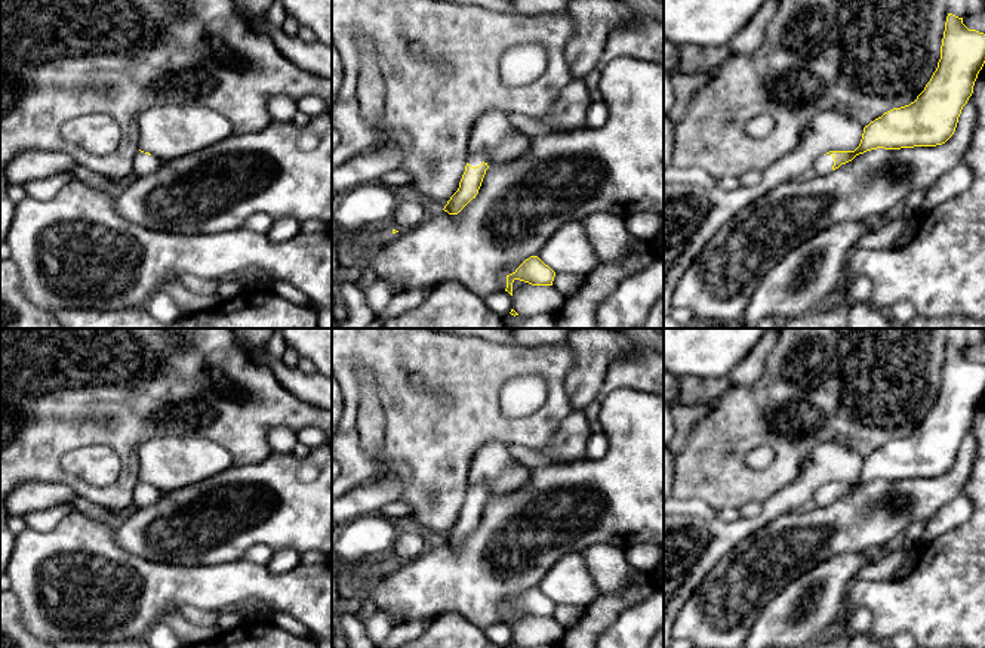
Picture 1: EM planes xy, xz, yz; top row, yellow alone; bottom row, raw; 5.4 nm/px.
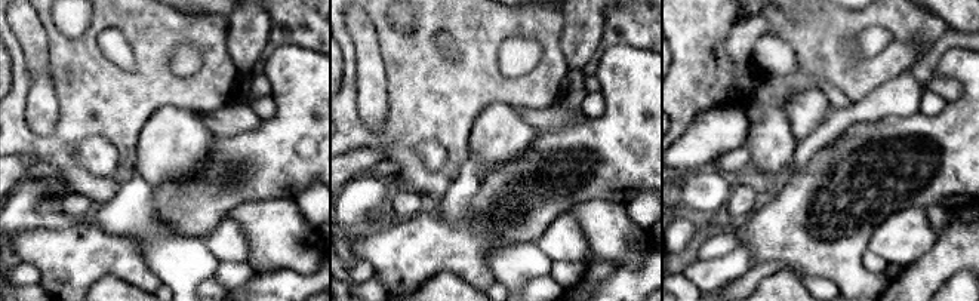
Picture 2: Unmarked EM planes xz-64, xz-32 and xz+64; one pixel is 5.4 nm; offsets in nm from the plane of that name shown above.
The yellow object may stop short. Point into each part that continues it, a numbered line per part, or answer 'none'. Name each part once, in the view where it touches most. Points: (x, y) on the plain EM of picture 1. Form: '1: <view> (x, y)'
1: yz (822, 497)

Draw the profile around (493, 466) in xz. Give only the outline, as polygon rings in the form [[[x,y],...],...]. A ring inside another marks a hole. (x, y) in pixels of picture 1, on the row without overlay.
[[[490,442],[477,450],[468,482],[486,485],[489,499],[502,499],[524,487],[530,476],[530,469],[515,460],[505,444]]]

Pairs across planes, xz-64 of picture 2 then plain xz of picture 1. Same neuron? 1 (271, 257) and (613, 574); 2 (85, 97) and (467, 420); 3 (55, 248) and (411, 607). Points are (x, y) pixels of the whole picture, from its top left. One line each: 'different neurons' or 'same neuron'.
1: same neuron
2: same neuron
3: same neuron

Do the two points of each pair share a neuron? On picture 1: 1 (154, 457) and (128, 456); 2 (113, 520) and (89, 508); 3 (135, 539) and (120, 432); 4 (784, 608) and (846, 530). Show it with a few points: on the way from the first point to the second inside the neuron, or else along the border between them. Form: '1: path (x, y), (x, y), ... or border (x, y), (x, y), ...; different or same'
1: border (165, 435), (156, 435), (139, 447), (138, 480); different
2: path (107, 517), (95, 512); same
3: border (134, 508), (126, 514); different
4: border (853, 554), (836, 554), (790, 582); different

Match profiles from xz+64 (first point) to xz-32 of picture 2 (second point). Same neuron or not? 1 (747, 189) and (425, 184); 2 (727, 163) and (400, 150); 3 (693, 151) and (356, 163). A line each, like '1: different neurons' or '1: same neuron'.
1: different neurons
2: different neurons
3: same neuron

